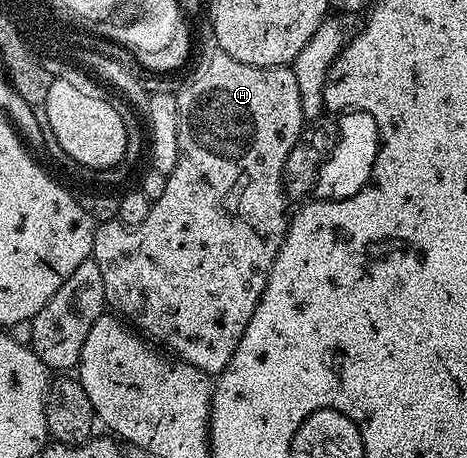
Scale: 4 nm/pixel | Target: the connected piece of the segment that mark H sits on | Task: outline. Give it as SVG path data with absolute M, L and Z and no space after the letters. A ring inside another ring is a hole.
M214 51L214 54L199 67L198 74L182 90L177 90L176 96L178 98L178 158L176 167L171 173L166 174L164 195L160 195L160 199L156 199L151 204L148 219L144 219L144 223L129 226L123 225L117 219L101 222L94 230L92 259L100 267L100 275L104 279L106 304L115 314L121 315L131 326L141 330L147 338L155 337L150 339L157 342L159 346L167 345L162 347L169 350L177 360L187 361L189 365L200 371L217 375L224 371L224 367L228 367L244 335L244 327L248 327L248 319L252 319L252 311L256 311L256 303L260 303L260 295L264 295L264 287L268 283L272 263L284 243L288 224L288 212L286 213L288 198L282 186L282 172L284 159L288 159L288 151L292 151L296 139L304 128L304 118L300 111L300 87L296 84L293 68L284 65L252 67L248 63L240 63L240 59L232 59L232 55Z

